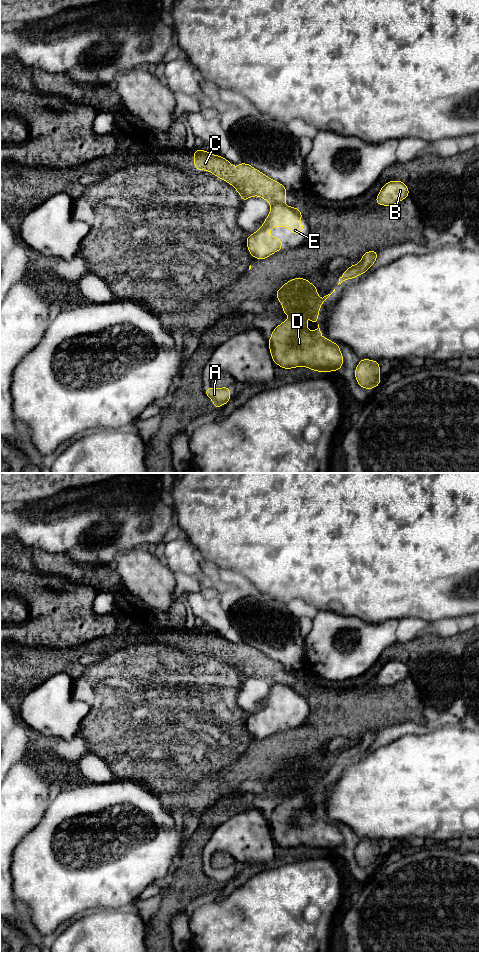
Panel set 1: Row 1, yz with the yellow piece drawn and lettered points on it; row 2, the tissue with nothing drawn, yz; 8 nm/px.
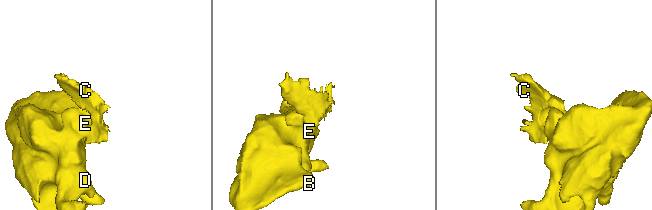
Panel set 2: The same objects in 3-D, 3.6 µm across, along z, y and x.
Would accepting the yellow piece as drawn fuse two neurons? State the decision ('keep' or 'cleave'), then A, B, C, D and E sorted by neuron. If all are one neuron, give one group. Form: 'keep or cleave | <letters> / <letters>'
cleave | A B D E / C

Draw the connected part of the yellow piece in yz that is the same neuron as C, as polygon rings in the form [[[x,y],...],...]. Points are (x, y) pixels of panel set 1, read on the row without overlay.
[[[199,629],[195,630],[193,638],[196,640],[193,646],[197,650],[209,651],[231,664],[243,682],[254,676],[262,677],[271,686],[286,682],[287,669],[247,643],[234,647],[224,637]]]

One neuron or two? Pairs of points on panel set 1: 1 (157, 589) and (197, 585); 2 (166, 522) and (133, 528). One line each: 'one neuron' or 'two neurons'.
1: two neurons
2: one neuron

